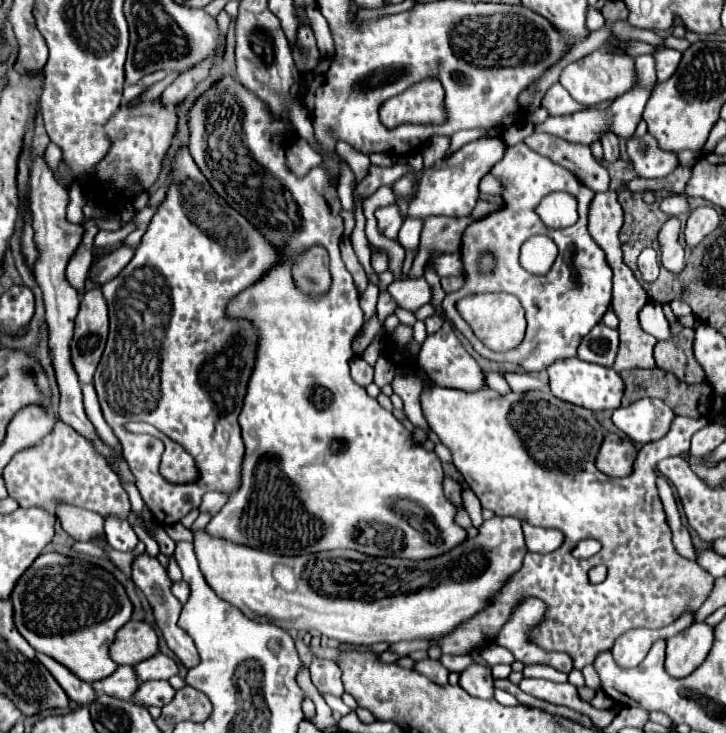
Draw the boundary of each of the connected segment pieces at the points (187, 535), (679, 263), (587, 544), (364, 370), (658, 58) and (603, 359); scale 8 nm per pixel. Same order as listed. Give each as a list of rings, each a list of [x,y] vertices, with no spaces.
[[[181,523],[173,524],[171,526],[165,526],[165,530],[168,535],[176,542],[176,541],[189,541],[193,542],[193,533],[190,529],[186,527],[182,527]]]
[[[669,218],[661,230],[659,230],[659,254],[661,254],[661,264],[671,270],[679,272],[685,266],[683,260],[683,246],[679,244],[679,220]]]
[[[585,538],[585,540],[579,540],[577,546],[573,548],[573,556],[575,558],[591,558],[593,554],[597,554],[601,550],[601,542],[599,540],[593,540],[593,538]]]
[[[355,356],[351,360],[351,378],[359,382],[359,386],[367,388],[373,382],[373,368],[361,356]]]
[[[655,46],[653,52],[655,58],[655,70],[657,70],[657,82],[665,82],[673,76],[679,60],[681,60],[681,52],[665,48],[665,46]]]
[[[599,322],[579,344],[577,356],[585,362],[613,366],[613,360],[617,356],[617,348],[619,348],[617,330],[607,328],[603,322]]]

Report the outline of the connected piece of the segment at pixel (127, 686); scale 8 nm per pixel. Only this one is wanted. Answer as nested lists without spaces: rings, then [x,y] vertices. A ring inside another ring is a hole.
[[[119,666],[109,678],[91,684],[97,694],[107,694],[119,700],[131,700],[133,690],[139,686],[135,670],[131,666]]]

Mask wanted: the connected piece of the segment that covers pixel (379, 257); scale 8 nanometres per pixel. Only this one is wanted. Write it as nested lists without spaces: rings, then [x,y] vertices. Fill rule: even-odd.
[[[371,246],[371,266],[373,266],[373,270],[377,274],[381,274],[381,272],[387,270],[387,254],[385,254],[385,250],[375,252],[375,248]]]

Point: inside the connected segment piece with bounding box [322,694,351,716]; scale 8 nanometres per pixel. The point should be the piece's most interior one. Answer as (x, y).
(335, 703)

